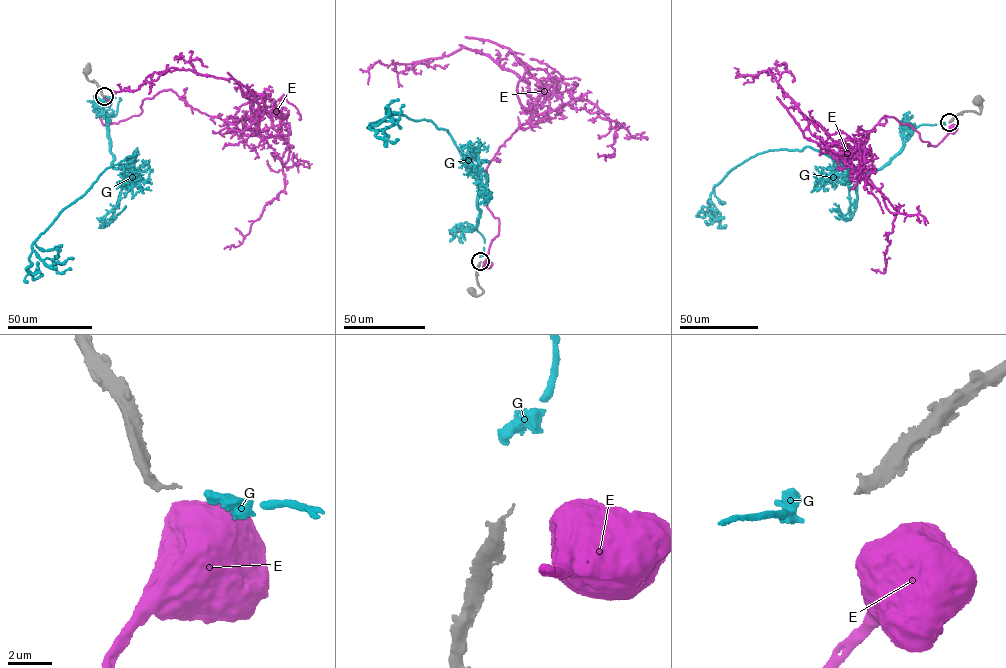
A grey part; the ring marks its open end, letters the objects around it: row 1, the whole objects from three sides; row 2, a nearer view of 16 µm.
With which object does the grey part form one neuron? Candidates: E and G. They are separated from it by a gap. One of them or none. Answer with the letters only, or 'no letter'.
no letter

